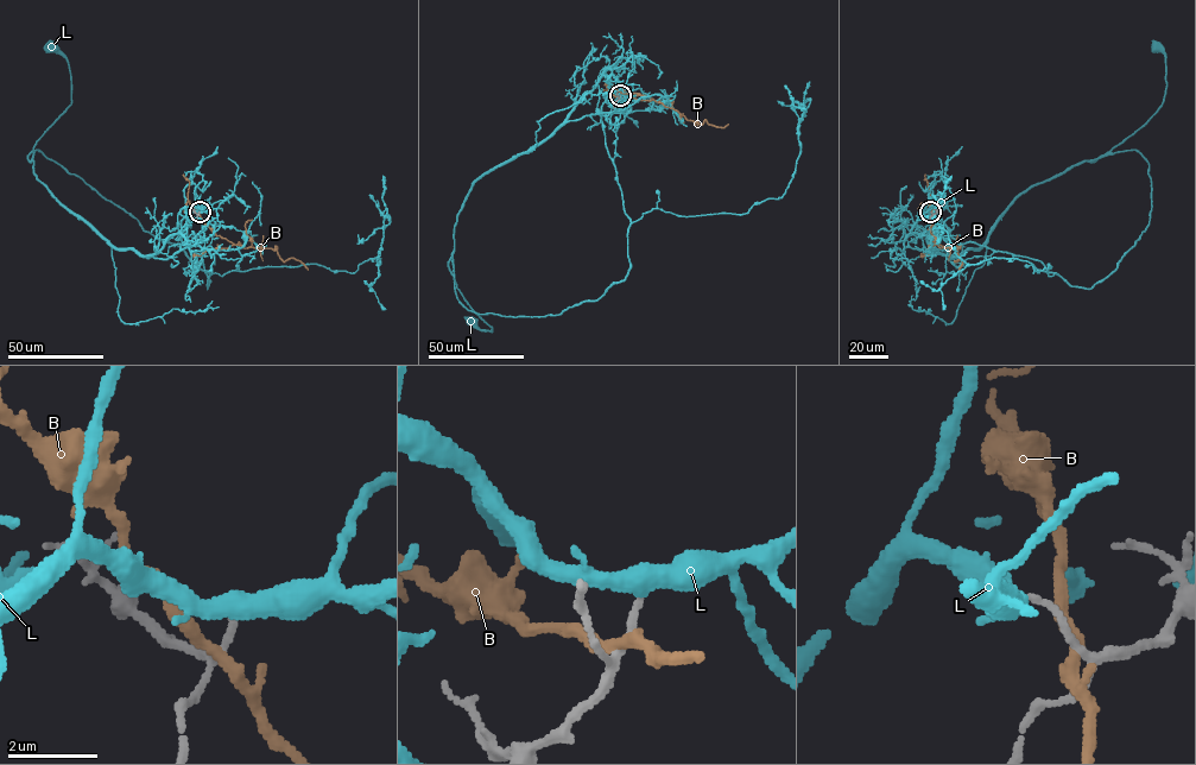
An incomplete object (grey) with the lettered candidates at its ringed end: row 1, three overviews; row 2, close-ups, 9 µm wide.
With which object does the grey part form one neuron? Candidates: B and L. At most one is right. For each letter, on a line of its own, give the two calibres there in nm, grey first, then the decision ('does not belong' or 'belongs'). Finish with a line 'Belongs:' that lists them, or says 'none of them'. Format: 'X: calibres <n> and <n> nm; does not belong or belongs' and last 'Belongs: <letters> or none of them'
B: calibres 170 and 300 nm; does not belong
L: calibres 150 and 440 nm; belongs
Belongs: L

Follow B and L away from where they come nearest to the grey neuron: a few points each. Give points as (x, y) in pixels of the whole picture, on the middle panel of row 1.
B: (619, 98), (660, 101), (701, 124), (704, 119), (719, 126), (728, 124)
L: (620, 95), (603, 74), (550, 134), (473, 183), (457, 214), (448, 267), (492, 332), (474, 322)

